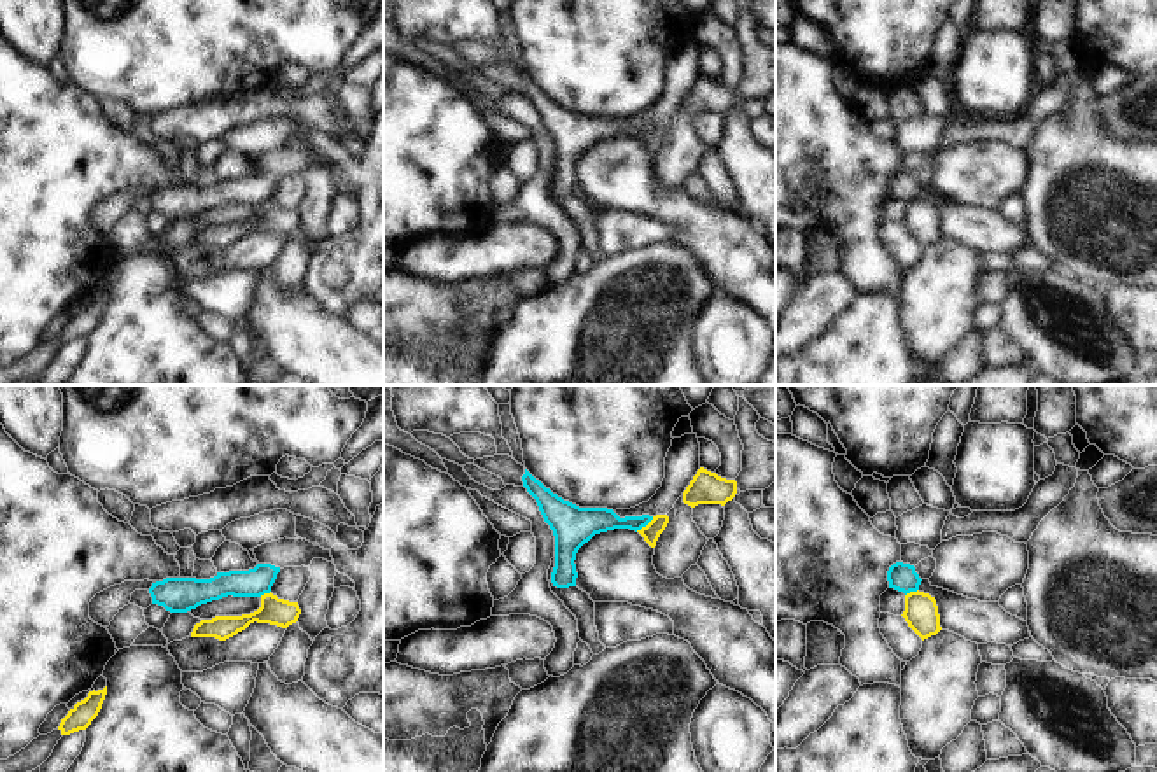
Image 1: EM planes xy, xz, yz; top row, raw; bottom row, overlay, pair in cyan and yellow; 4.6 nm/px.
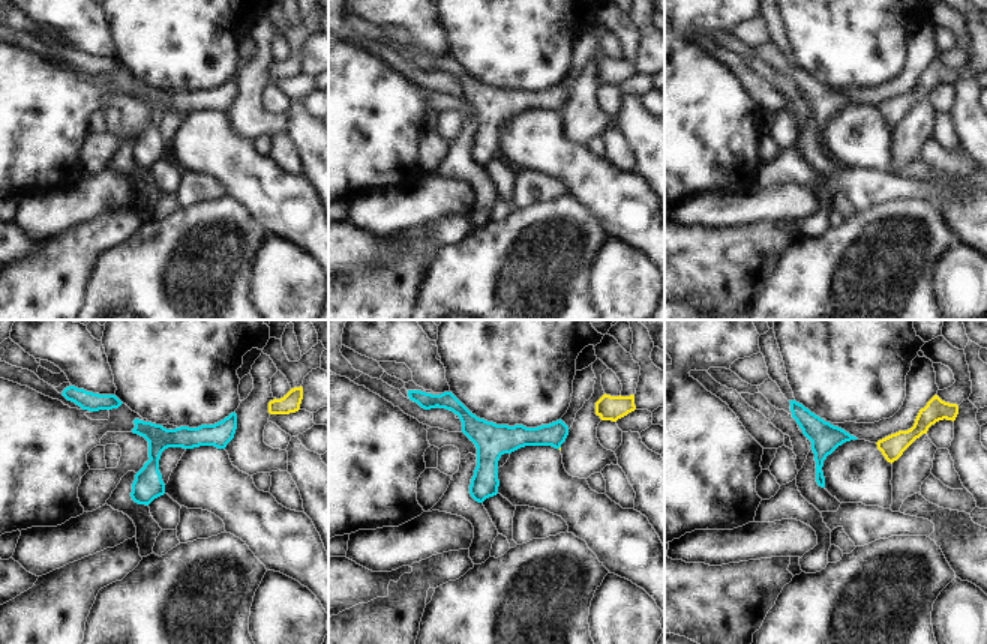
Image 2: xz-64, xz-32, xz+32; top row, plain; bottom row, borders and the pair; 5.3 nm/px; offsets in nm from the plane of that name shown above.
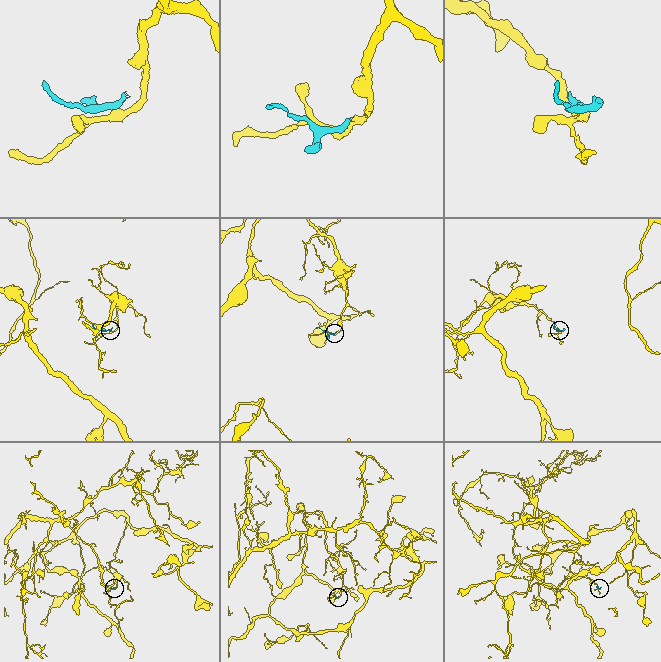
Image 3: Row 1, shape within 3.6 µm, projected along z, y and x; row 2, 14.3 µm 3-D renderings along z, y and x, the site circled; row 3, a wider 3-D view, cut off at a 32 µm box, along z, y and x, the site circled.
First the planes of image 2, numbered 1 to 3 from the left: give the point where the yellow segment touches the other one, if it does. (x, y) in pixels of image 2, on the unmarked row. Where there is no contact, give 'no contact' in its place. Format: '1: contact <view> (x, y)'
1: no contact
2: no contact
3: no contact

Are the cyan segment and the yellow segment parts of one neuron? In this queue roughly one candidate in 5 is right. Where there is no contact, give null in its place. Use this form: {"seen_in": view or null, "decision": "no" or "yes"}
{"seen_in": "xz", "decision": "no"}

